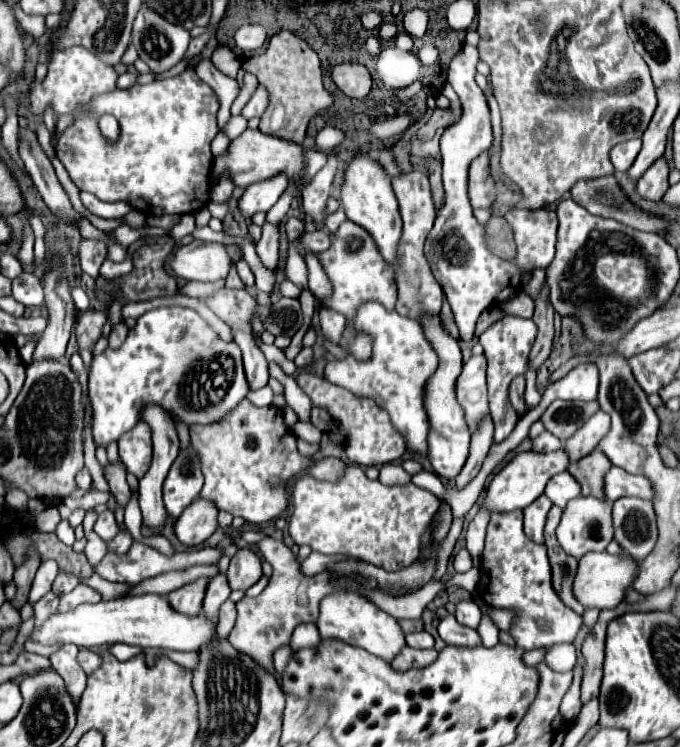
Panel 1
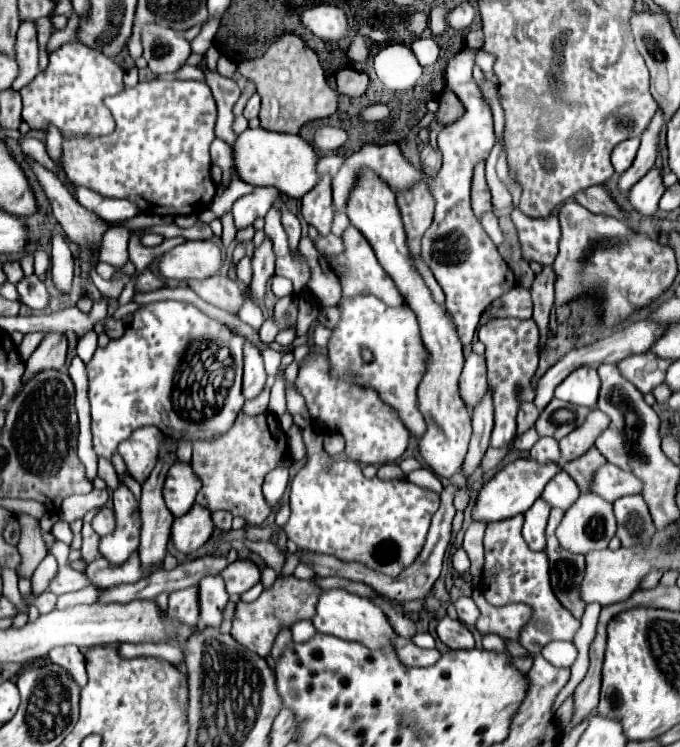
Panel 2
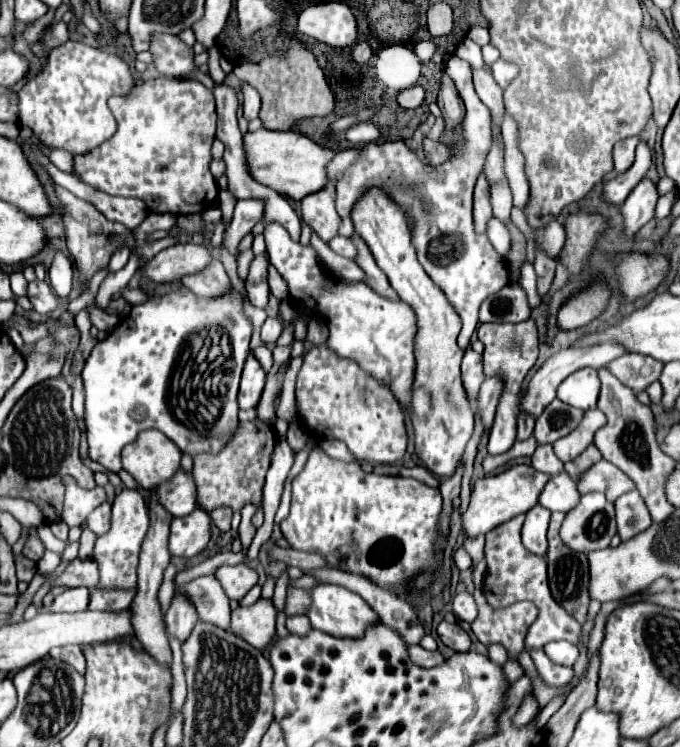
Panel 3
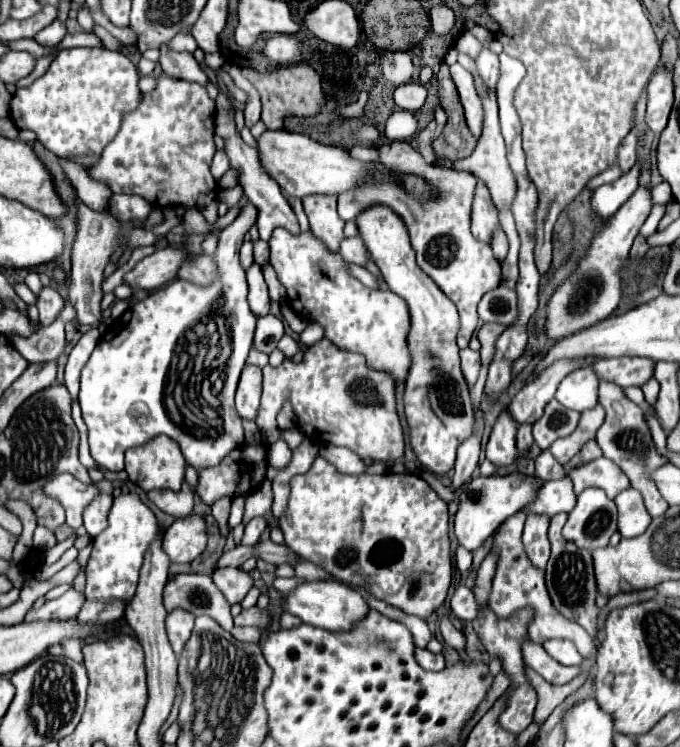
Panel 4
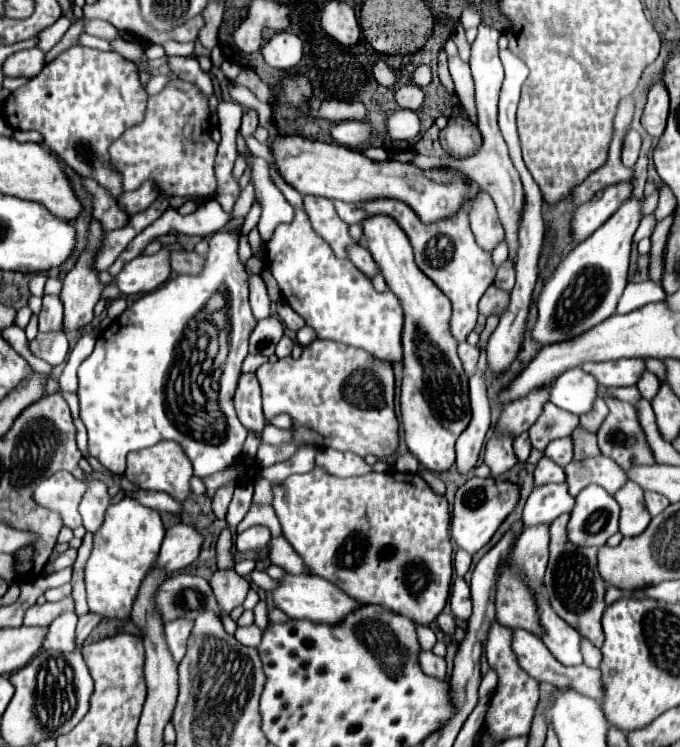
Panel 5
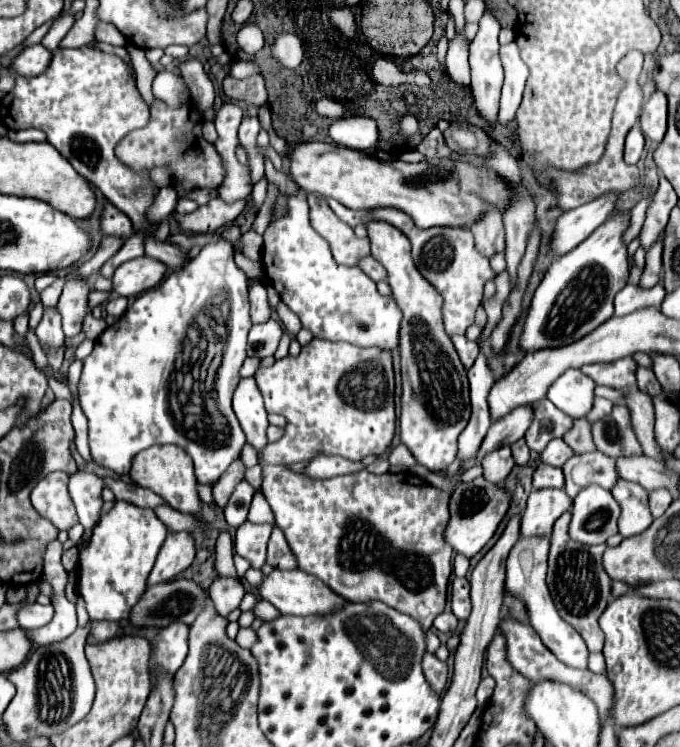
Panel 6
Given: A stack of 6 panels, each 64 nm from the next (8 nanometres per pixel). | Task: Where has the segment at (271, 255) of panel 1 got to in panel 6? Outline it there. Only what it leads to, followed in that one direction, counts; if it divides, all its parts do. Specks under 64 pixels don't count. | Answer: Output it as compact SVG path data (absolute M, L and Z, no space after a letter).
M262 282L250 284L250 316L252 316L254 324L260 324L270 318L268 294L266 294L266 286Z

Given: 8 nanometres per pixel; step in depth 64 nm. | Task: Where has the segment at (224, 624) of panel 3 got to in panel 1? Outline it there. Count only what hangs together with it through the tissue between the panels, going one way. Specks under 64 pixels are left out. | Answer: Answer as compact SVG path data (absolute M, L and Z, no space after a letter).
M218 574L218 576L210 578L202 612L204 612L208 618L216 620L216 618L218 618L218 608L222 606L222 602L228 600L228 596L230 596L230 588L228 588L226 576L224 576L224 574Z

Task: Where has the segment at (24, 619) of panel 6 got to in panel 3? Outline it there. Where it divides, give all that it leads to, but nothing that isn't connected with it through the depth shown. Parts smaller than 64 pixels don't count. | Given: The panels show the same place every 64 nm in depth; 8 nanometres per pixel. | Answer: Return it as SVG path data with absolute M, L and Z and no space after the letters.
M70 588L64 594L56 596L54 604L48 608L50 612L74 612L88 608L90 590L88 588Z

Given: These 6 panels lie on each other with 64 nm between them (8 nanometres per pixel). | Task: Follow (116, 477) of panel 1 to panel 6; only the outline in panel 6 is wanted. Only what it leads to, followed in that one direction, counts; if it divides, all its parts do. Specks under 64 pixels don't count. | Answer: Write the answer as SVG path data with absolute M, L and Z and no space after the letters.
M118 500L94 528L88 548L80 554L78 594L86 602L90 620L126 620L146 590L148 574L168 534L162 520L150 508Z

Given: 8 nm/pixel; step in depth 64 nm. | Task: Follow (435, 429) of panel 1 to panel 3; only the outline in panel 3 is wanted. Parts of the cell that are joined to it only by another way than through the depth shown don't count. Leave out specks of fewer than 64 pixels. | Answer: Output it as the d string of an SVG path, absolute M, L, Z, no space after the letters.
M368 188L364 196L358 198L358 202L352 208L352 222L354 222L356 234L362 236L368 248L372 250L376 264L388 276L392 288L416 312L418 334L416 334L414 382L418 382L418 386L430 392L432 410L442 420L450 436L450 448L442 448L442 452L432 452L432 450L422 452L420 448L416 448L416 454L430 472L438 476L452 476L474 432L474 412L470 408L470 402L466 398L466 392L460 380L460 362L464 356L464 350L458 348L458 342L456 342L460 332L460 318L456 316L454 308L448 304L444 292L432 282L432 278L424 272L424 268L416 260L416 250L410 242L410 228L404 220L404 212L402 208L398 208L396 202L390 200L384 188Z

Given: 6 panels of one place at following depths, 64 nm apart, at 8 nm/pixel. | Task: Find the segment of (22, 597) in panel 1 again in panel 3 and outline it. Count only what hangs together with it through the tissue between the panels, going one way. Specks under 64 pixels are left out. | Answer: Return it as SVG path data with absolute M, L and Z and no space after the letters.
M30 528L30 530L28 530L28 538L26 538L26 542L24 542L24 548L22 548L22 554L24 554L26 558L30 558L32 562L38 562L38 560L44 556L44 552L46 552L46 548L44 548L42 540L38 538L36 528Z

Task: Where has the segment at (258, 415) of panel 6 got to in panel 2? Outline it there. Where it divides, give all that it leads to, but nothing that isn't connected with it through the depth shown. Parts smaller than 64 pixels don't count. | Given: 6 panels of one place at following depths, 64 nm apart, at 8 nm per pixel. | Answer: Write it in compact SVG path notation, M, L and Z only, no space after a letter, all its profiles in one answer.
M244 342L244 398L250 400L258 396L264 384L266 370L262 362L262 352L254 344Z

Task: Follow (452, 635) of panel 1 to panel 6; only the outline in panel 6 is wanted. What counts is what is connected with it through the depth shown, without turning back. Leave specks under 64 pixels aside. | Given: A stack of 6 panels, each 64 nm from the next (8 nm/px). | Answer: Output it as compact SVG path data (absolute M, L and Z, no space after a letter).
M444 610L440 616L436 616L434 620L434 626L440 630L440 632L454 632L456 630L456 616L450 612L450 610Z

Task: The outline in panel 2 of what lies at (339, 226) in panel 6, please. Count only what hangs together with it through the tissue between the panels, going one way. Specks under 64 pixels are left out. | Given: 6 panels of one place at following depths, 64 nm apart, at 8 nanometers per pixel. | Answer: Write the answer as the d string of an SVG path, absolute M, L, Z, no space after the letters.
M320 174L318 184L302 196L302 216L308 224L314 224L320 234L330 232L330 224L334 218L334 206L332 206L332 188L330 188L330 174Z

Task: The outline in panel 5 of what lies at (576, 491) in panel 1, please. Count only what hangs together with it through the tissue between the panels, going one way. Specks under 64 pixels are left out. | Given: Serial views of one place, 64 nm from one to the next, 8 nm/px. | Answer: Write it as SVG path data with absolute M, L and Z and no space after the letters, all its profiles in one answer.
M544 484L532 490L526 500L522 522L524 526L550 524L562 512L570 512L574 508L574 498L568 492L568 484Z

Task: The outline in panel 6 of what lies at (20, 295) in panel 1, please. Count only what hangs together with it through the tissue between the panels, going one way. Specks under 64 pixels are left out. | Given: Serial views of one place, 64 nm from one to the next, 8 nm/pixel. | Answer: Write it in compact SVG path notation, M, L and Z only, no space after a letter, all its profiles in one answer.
M44 308L44 316L40 324L36 326L36 334L40 344L48 344L52 350L64 344L64 332L62 332L62 322L60 322L60 312L58 308Z

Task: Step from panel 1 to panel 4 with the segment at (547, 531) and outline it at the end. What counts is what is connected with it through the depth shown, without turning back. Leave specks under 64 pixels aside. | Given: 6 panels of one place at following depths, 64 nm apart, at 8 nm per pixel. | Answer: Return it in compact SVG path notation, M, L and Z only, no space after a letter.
M556 514L550 520L548 540L552 546L552 554L550 554L550 560L546 566L546 586L550 592L552 604L558 608L558 612L568 616L570 620L576 620L590 636L594 636L596 634L596 616L600 610L594 606L598 592L596 592L592 556L588 550L578 550L574 544L570 544L562 538L564 522L566 522L566 514Z

